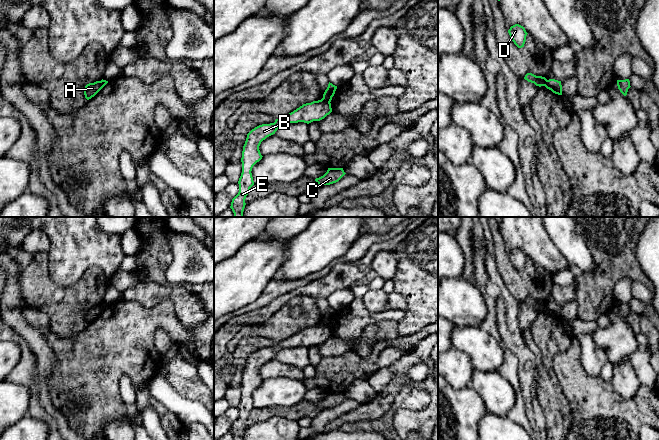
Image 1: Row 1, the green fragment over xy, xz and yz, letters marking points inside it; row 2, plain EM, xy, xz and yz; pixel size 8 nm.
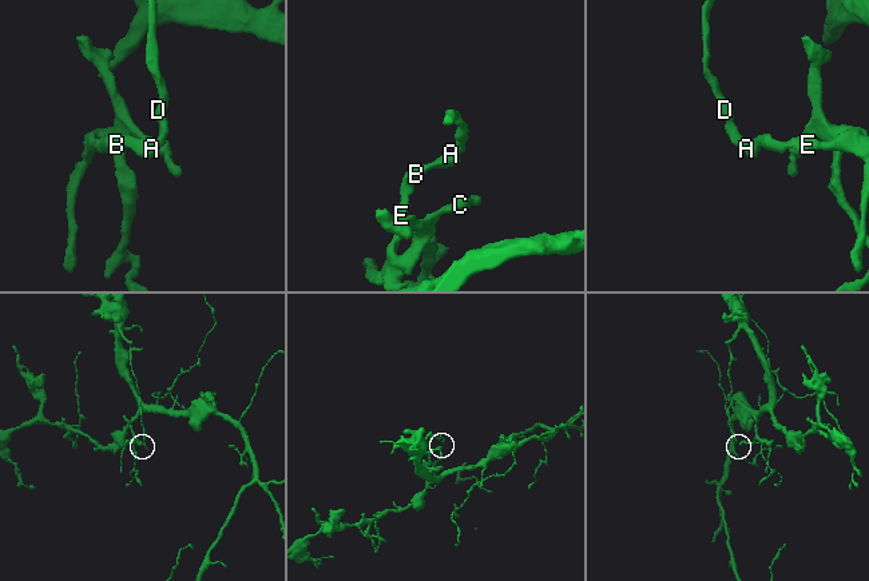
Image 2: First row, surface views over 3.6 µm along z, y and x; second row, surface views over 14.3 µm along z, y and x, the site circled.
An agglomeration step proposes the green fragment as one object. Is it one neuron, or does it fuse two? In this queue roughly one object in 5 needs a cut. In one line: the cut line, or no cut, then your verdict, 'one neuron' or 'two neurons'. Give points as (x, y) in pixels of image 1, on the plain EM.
xz (322, 322), (329, 326) | two neurons

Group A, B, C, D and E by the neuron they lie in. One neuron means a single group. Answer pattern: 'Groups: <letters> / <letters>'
Groups: A B C E / D

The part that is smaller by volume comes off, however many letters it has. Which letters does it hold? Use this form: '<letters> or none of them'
A, B, C, E

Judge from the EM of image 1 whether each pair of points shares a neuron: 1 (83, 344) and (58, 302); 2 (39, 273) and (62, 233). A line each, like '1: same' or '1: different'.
1: different
2: different

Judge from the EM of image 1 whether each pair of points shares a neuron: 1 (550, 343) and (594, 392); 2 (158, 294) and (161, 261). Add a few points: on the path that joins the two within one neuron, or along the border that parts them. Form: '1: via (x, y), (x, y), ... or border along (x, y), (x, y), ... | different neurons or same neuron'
1: border along (571, 338), (570, 345), (554, 357), (556, 375) | different neurons
2: border along (139, 281), (156, 281), (167, 285) | different neurons

